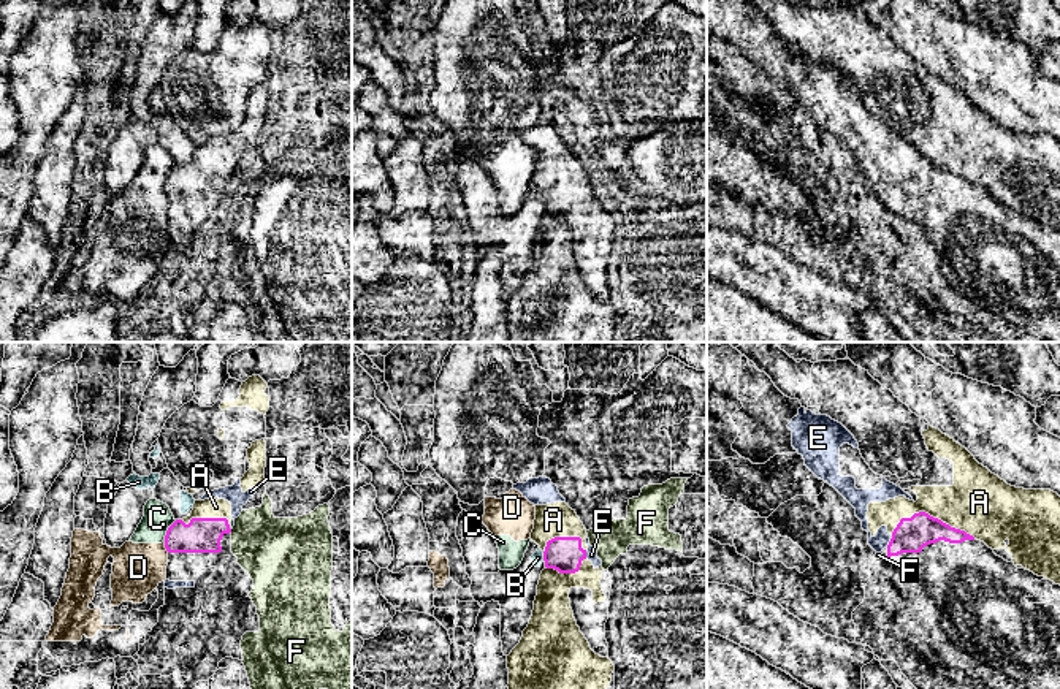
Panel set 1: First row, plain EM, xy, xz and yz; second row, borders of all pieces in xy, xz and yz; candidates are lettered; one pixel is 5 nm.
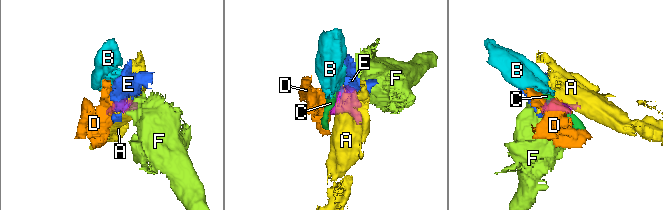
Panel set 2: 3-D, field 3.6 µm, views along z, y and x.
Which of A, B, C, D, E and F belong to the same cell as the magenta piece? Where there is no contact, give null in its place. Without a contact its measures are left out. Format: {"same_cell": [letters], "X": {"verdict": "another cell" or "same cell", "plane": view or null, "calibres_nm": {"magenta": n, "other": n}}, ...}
{"same_cell": ["E"], "A": {"verdict": "another cell", "plane": "yz", "calibres_nm": {"magenta": 180, "other": 320}}, "B": {"verdict": "another cell", "plane": "xz", "calibres_nm": {"magenta": 180, "other": 60}}, "C": {"verdict": "another cell", "plane": "xy", "calibres_nm": {"magenta": 180, "other": 150}}, "D": {"verdict": "another cell", "plane": "xy", "calibres_nm": {"magenta": 180, "other": 260}}, "E": {"verdict": "same cell", "plane": "xz", "calibres_nm": {"magenta": 180, "other": 60}}, "F": {"verdict": "another cell", "plane": "xy", "calibres_nm": {"magenta": 180, "other": 360}}}

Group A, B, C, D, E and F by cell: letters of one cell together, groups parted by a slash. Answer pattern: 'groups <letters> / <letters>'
groups A / B / C D / E / F

